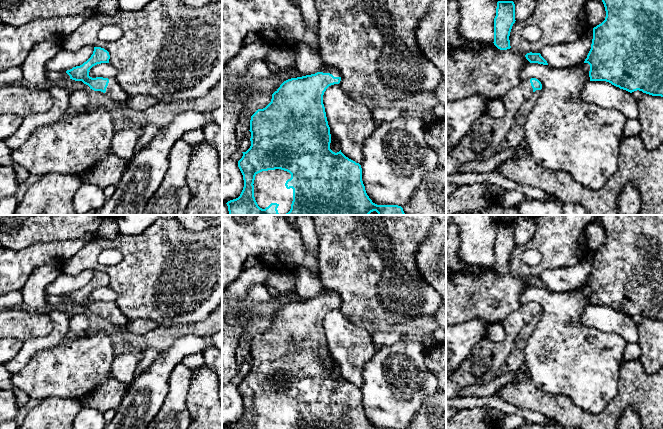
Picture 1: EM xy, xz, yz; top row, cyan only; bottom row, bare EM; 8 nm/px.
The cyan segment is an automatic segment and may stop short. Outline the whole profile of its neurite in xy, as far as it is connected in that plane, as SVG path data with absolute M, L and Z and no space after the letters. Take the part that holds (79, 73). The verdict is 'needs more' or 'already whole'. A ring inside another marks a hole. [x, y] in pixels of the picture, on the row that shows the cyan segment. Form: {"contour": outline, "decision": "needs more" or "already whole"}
{"contour": "M94 47L93 54L86 62L80 66L67 70L66 73L70 76L70 79L82 81L84 84L88 85L90 89L107 95L114 100L117 105L122 105L126 102L128 95L120 87L115 78L92 78L89 76L89 70L93 66L101 63L109 63L109 59L110 55L107 50L101 47Z", "decision": "needs more"}

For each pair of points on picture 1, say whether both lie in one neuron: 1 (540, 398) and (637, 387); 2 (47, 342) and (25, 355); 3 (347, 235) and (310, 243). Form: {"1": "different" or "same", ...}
{"1": "same", "2": "same", "3": "different"}

